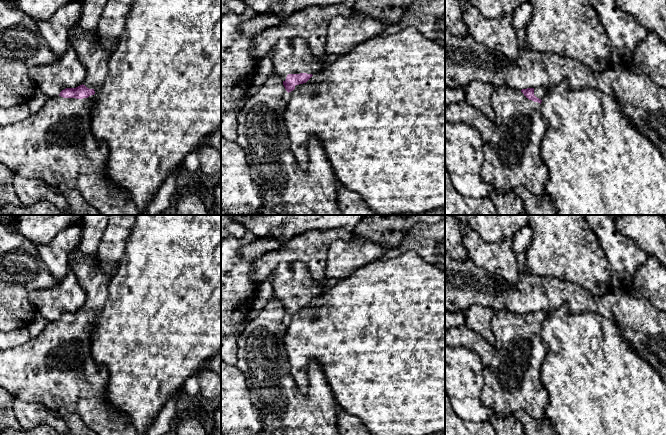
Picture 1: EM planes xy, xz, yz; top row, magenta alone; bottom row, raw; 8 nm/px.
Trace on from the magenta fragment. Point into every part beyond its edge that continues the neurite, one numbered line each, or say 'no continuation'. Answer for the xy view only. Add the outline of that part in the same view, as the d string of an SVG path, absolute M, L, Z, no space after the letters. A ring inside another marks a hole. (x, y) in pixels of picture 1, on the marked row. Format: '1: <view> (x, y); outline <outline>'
1: xy (55, 145); outline M92 95L88 98L63 98L55 96L48 100L25 120L0 126L0 163L13 173L26 179L41 181L60 193L78 191L83 199L101 215L149 215L147 210L140 211L130 198L129 193L115 185L107 175L109 149L105 142L95 139L91 128Z

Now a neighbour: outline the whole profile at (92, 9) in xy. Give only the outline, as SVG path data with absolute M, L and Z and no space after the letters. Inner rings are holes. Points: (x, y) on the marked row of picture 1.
M83 0L83 12L79 27L86 31L97 29L101 14L107 0Z

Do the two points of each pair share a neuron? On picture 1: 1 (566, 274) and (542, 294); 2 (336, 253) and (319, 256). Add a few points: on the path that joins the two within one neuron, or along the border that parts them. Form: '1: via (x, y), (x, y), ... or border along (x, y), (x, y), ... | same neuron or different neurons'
1: border along (537, 275), (554, 276), (582, 287) | different neurons
2: border along (343, 239), (337, 239), (329, 246), (326, 258) | different neurons

